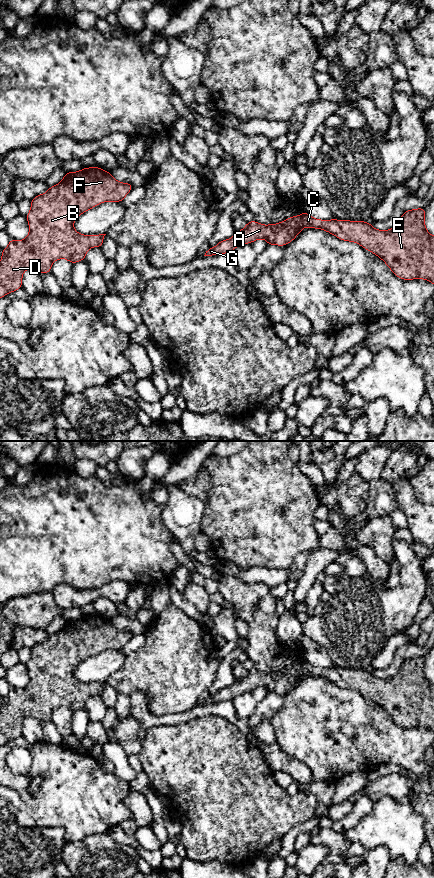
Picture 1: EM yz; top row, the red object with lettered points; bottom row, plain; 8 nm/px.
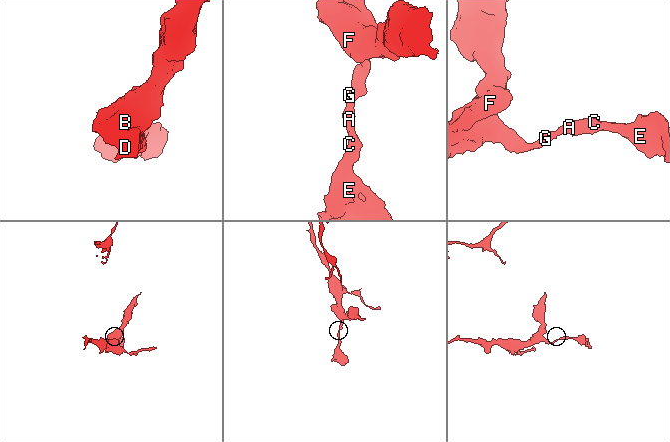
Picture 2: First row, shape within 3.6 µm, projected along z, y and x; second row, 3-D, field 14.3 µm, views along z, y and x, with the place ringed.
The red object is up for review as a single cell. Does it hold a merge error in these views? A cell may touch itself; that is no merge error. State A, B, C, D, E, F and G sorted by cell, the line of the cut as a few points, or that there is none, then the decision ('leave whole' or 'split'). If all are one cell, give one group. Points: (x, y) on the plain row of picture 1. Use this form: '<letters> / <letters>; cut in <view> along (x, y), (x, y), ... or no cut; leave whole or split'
A B C D E F G; no cut; leave whole

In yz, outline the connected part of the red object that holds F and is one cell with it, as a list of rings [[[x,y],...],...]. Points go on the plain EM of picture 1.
[[[96,614],[83,616],[78,620],[68,620],[62,629],[31,648],[31,656],[26,664],[29,672],[29,682],[25,687],[16,689],[11,687],[8,694],[2,697],[0,708],[0,746],[22,735],[23,721],[27,717],[36,718],[41,722],[50,721],[51,713],[58,707],[66,707],[72,712],[85,708],[86,701],[92,695],[102,695],[106,682],[83,683],[75,679],[74,669],[82,661],[103,650],[122,650],[125,644],[132,638],[130,631],[122,631],[114,627],[111,620],[107,620]]]

